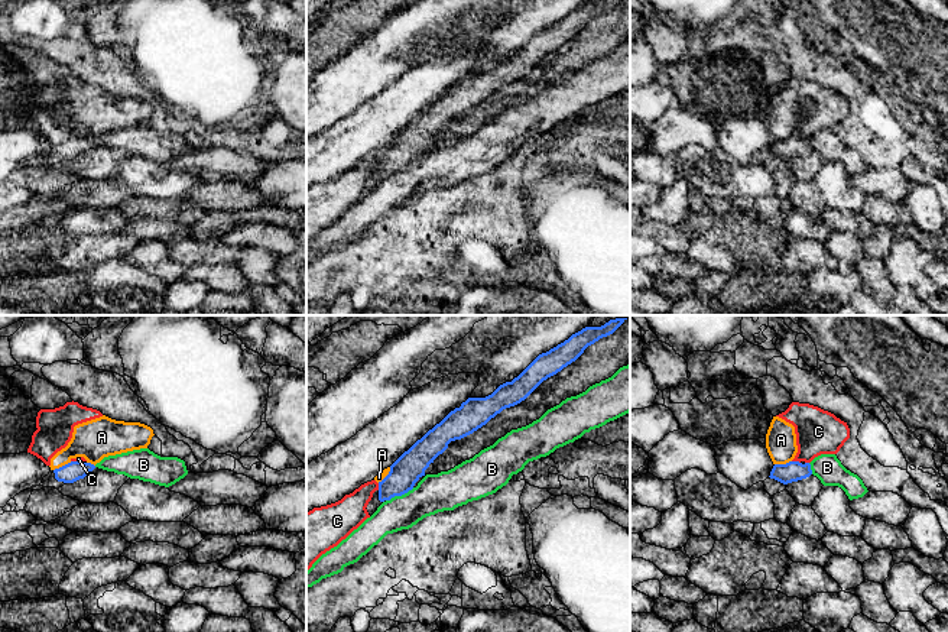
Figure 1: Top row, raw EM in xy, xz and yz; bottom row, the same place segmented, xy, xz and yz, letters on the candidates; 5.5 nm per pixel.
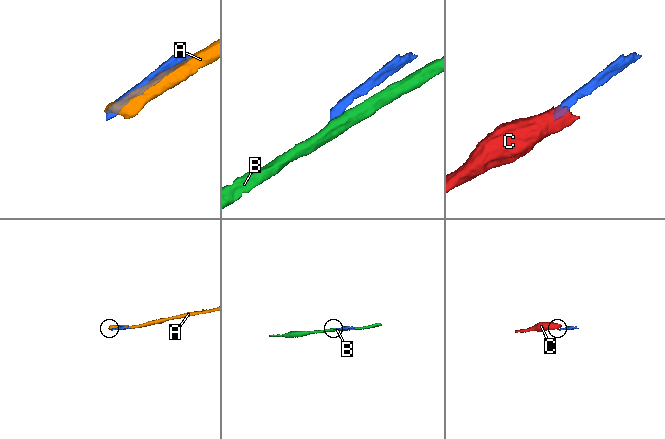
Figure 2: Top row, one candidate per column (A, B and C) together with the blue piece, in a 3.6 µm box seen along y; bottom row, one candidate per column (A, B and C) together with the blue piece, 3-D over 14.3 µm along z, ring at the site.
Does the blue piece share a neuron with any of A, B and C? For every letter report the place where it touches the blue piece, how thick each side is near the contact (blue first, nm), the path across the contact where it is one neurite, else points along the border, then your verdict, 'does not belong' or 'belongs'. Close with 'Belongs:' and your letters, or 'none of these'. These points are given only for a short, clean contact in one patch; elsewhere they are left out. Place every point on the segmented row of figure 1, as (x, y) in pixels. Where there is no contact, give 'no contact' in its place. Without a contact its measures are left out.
A: contact xy (62, 466); calibres 110 and 220 nm; does not belong
B: contact xz (399, 495); calibres 170 and 220 nm; border xz (414, 488), (386, 501); does not belong
C: contact yz (796, 462); calibres 110 and 240 nm; border yz (792, 460), (799, 463); does not belong
Belongs: none of these

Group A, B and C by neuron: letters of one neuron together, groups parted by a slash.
A C / B

